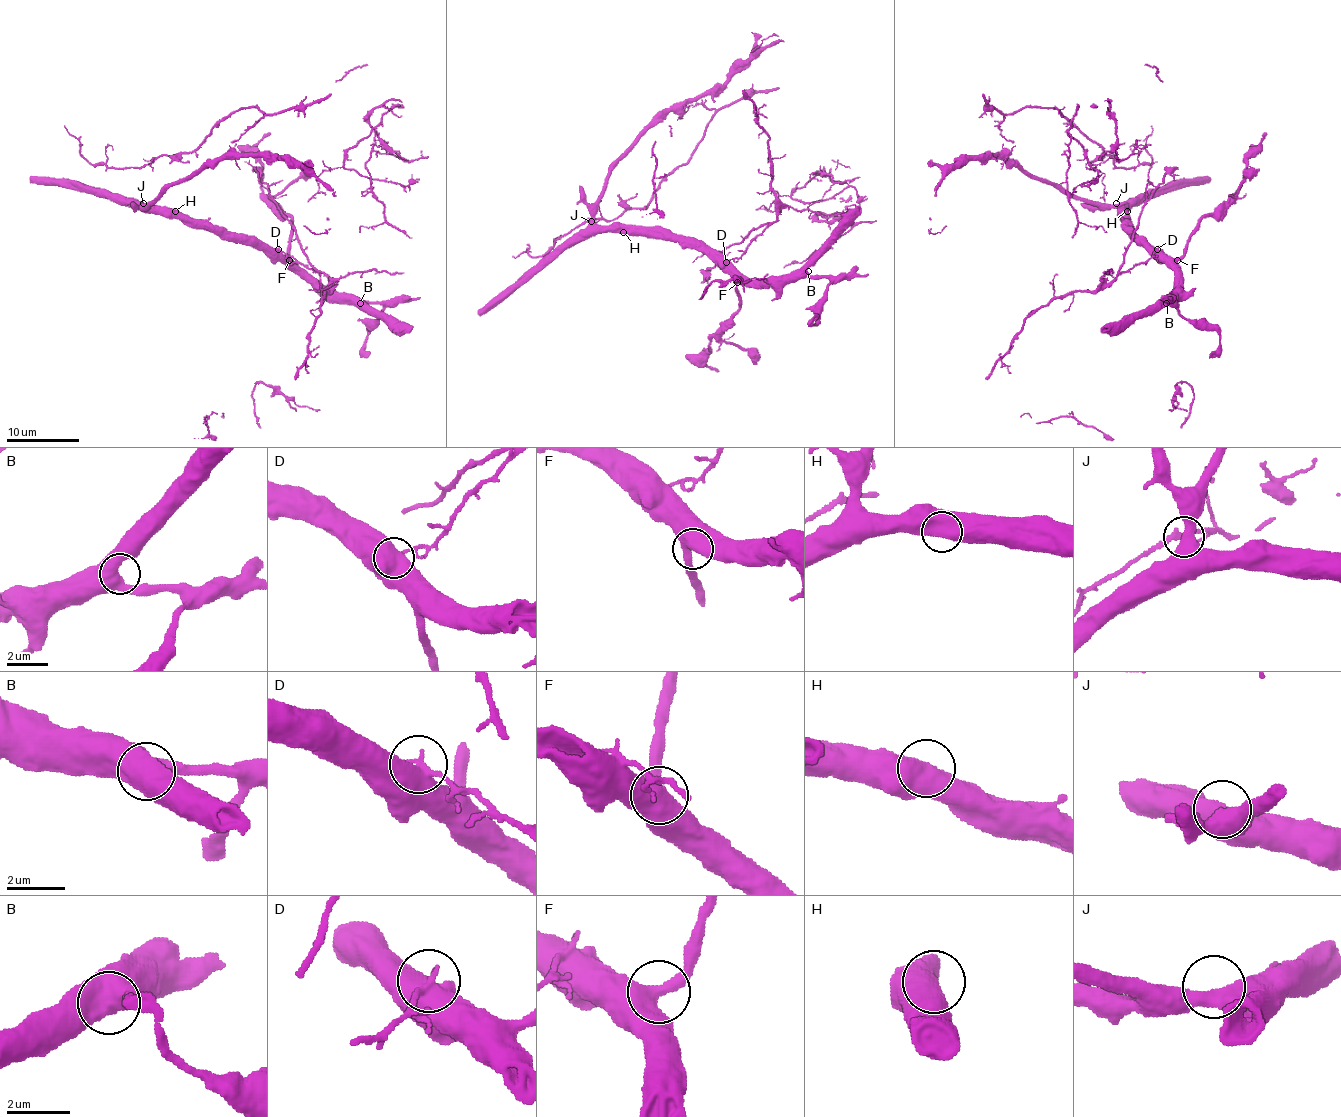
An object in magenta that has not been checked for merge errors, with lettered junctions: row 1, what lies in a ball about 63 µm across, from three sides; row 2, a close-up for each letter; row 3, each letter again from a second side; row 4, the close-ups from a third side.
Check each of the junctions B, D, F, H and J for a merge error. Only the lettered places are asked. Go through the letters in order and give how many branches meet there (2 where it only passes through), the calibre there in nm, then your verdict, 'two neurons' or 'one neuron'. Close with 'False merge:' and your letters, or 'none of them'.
B: 2 branches meet; 600 nm thick; one neuron
D: 2 branches meet; 500 nm thick; two neurons
F: 2 branches meet; 500 nm thick; one neuron
H: 1 branches meet; 800 nm thick; one neuron
J: 2 branches meet; 500 nm thick; one neuron
False merge: D

